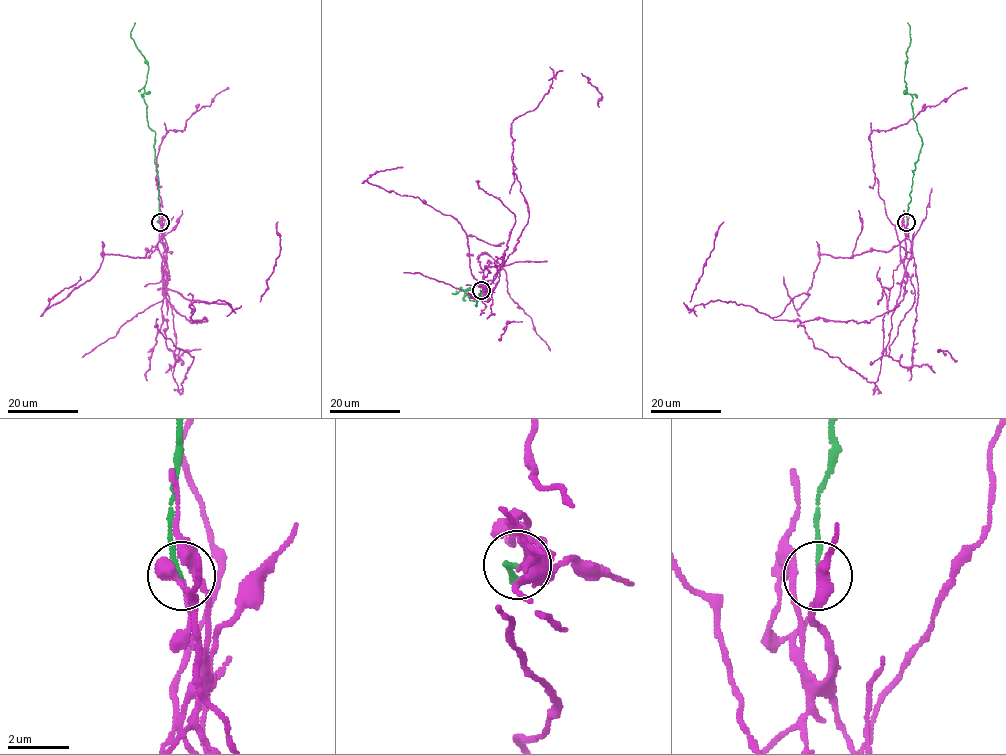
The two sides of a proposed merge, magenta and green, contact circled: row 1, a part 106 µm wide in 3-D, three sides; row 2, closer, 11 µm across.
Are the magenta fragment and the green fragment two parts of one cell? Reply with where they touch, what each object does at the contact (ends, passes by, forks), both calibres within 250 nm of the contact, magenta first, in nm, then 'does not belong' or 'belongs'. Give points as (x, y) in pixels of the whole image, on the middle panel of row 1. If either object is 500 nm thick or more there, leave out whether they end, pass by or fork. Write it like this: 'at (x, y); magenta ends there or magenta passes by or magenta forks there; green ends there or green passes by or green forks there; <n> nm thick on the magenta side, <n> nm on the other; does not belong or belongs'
at (481, 290); magenta ends there; green ends there; 140 nm thick on the magenta side, 110 nm on the other; does not belong

